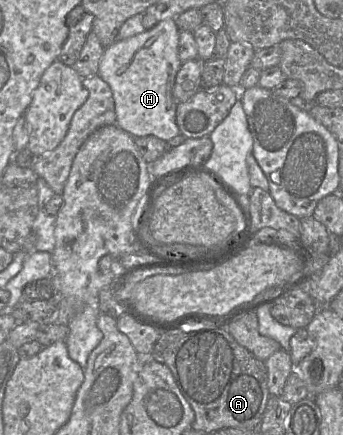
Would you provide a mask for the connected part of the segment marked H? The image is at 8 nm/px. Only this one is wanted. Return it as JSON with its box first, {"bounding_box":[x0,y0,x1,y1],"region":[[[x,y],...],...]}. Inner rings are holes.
{"bounding_box":[98,19,182,142],"region":[[[165,19],[149,30],[124,40],[116,40],[103,52],[98,75],[111,88],[116,125],[133,137],[153,135],[167,142],[181,133],[176,123],[177,103],[173,97],[176,74],[182,64],[178,56],[179,32],[174,19]]]}

